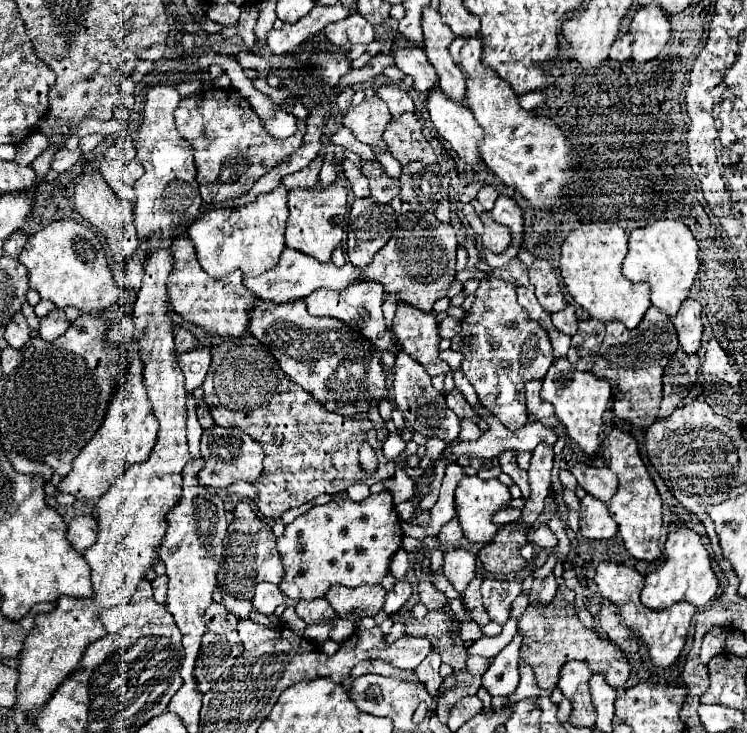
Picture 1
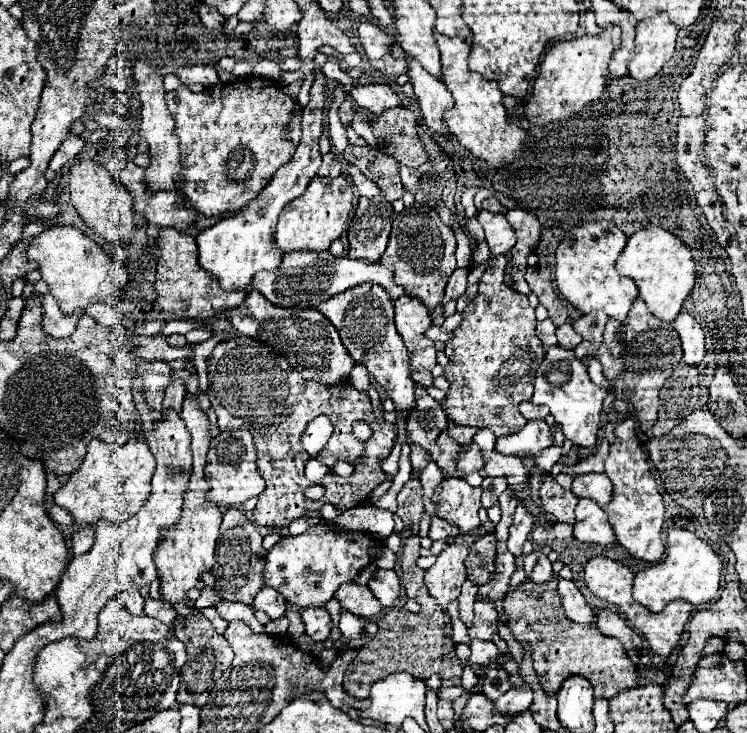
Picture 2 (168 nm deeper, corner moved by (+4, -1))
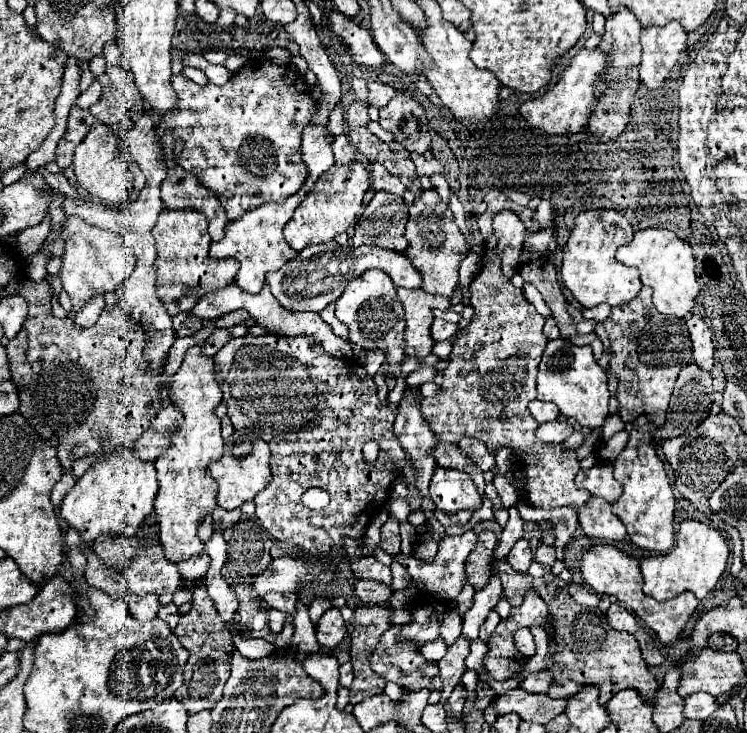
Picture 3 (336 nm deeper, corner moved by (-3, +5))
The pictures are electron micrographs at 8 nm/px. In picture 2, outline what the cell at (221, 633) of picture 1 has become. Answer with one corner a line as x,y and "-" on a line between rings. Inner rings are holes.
190,613
186,617
176,617
174,633
186,645
188,661
180,671
180,689
178,703
192,703
202,707
208,701
208,693
214,689
214,683
222,677
222,673
232,665
234,653
222,635
216,633
212,623
202,613

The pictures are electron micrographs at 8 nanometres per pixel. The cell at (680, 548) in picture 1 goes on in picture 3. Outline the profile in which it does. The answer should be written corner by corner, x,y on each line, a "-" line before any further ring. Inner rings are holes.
685,519
679,525
677,543
669,553
641,559
643,593
653,597
655,601
673,599
683,591
691,591
695,593
697,599
703,599
709,591
713,591
715,583
723,575
727,559
729,559
729,545
719,531
701,521

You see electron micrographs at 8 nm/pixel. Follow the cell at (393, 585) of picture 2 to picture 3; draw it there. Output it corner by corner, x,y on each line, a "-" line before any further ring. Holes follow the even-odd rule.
361,557
359,561
353,561
349,565
351,573
357,579
371,579
371,581
381,581
385,585
391,585
391,569
387,565
381,565
375,557

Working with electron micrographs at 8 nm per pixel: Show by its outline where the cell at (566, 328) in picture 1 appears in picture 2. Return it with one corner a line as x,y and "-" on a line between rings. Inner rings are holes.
566,321
562,327
556,329
556,337
558,337
558,343
564,347
564,349
572,349
574,345
578,345
582,341
582,337
572,329
572,325

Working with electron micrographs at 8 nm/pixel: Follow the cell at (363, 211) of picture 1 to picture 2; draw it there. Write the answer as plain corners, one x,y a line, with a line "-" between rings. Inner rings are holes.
360,197
354,219
348,229
348,257
376,263
388,243
394,209
388,201
372,201

